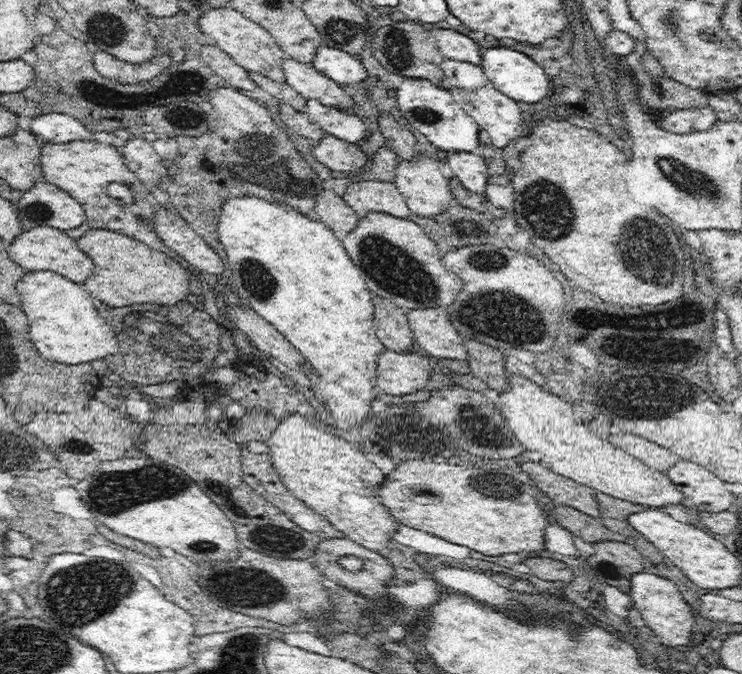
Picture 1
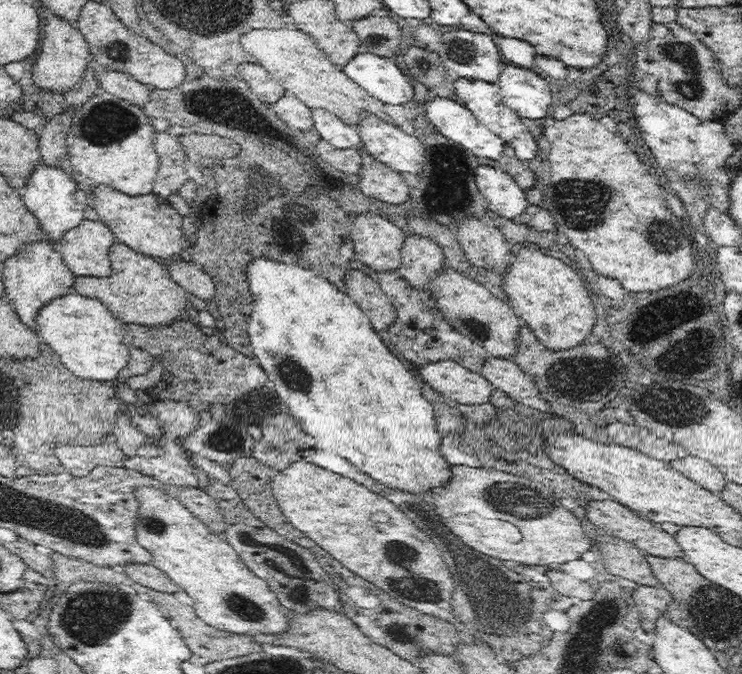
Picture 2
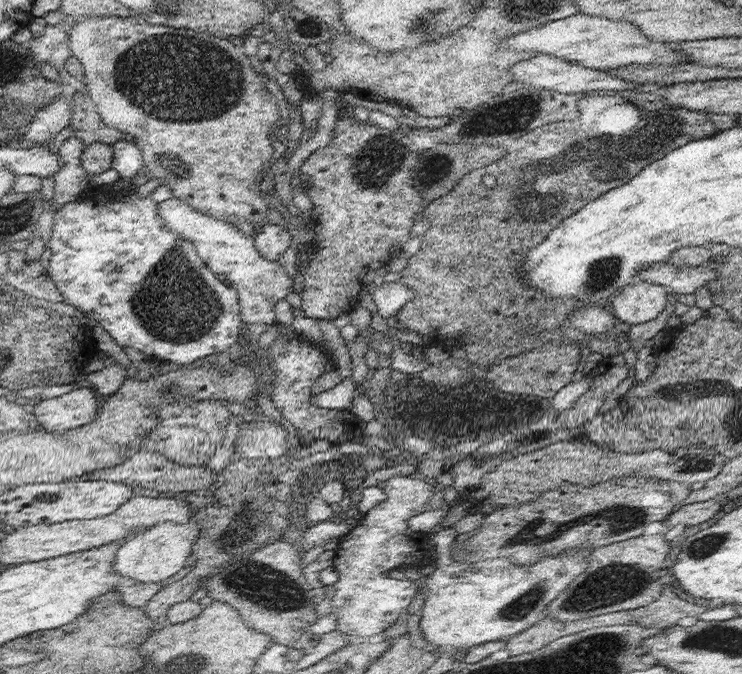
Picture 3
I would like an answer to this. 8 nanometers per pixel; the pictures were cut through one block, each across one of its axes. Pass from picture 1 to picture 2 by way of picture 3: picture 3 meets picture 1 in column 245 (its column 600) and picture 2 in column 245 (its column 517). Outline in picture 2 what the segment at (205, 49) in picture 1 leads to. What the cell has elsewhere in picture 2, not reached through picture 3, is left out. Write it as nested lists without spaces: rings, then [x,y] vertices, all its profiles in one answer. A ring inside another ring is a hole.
[[[246,62],[238,66],[238,70],[240,78],[248,82],[248,86],[254,90],[254,94],[258,94],[262,102],[278,102],[286,92],[282,82],[276,82],[274,76],[256,62]]]

